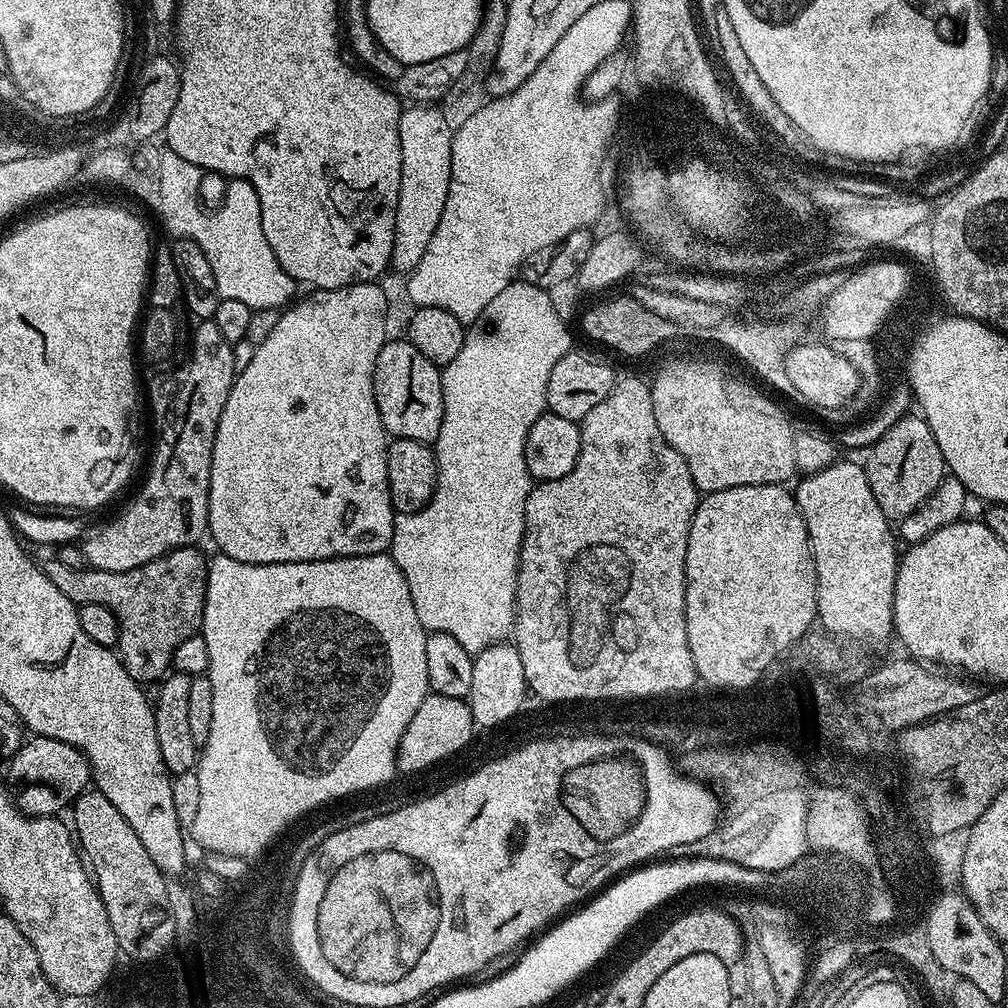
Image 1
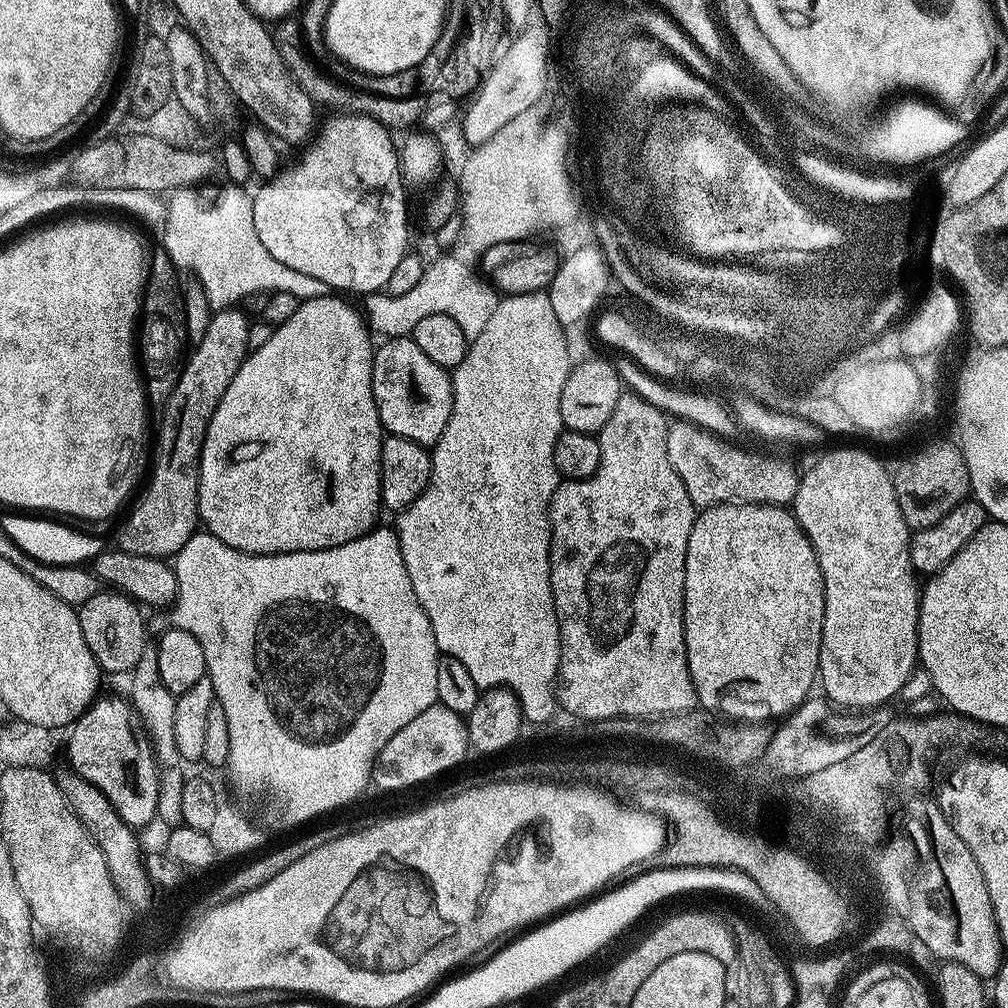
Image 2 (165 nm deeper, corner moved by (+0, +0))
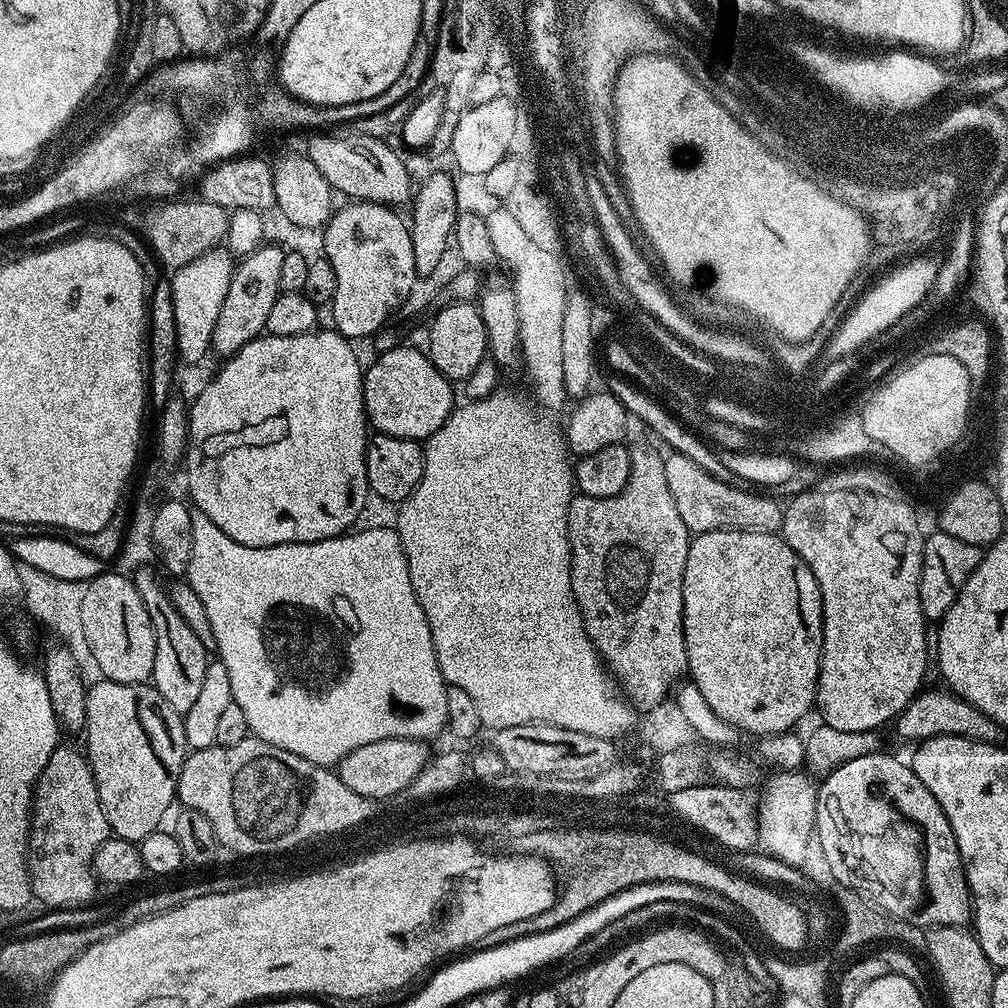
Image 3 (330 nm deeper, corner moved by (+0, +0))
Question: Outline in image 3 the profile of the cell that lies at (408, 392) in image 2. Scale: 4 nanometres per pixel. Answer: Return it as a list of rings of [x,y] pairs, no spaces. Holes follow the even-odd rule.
[[[406,347],[379,353],[375,357],[377,360],[363,369],[364,414],[377,433],[424,442],[452,415],[454,384],[434,366],[427,351]]]

